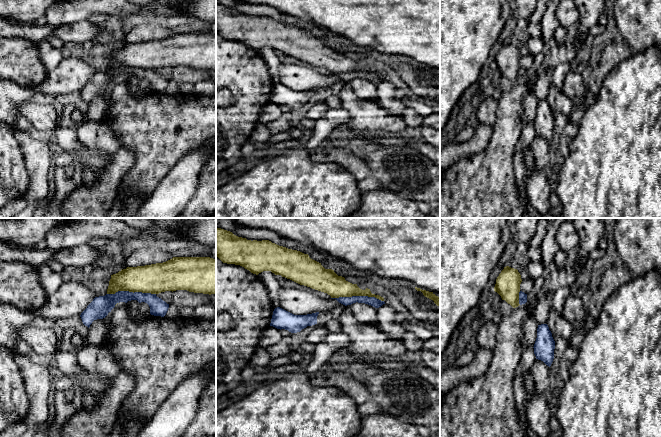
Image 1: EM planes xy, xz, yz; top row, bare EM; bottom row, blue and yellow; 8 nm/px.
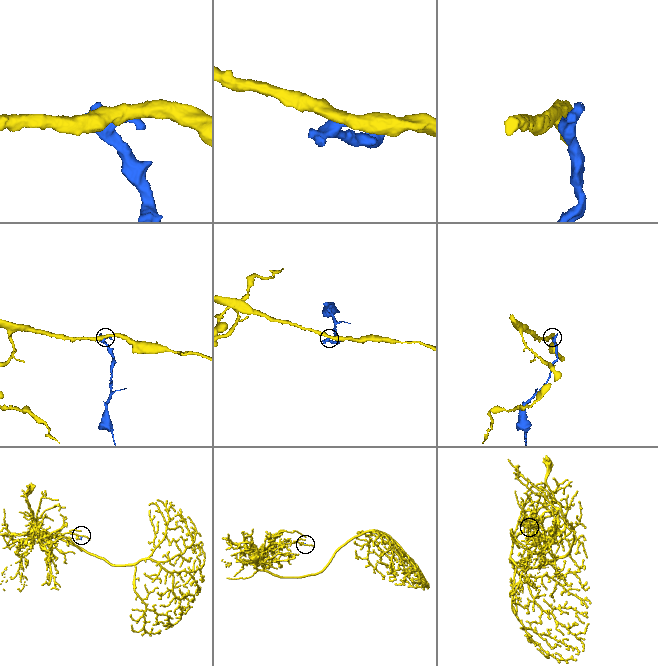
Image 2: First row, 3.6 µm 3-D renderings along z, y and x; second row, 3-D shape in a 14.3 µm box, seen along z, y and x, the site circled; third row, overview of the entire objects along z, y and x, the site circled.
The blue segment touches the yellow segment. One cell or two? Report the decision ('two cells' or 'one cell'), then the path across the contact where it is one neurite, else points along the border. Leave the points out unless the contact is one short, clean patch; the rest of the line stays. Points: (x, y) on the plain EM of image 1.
two cells; border along xz (331, 73), (374, 72), (383, 77)

